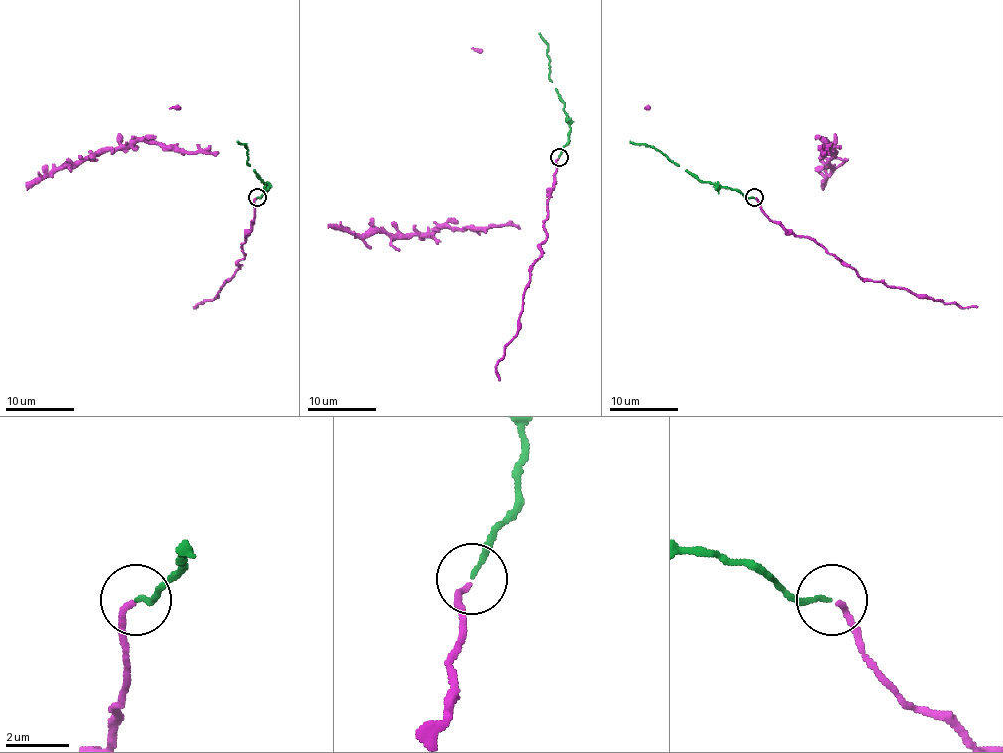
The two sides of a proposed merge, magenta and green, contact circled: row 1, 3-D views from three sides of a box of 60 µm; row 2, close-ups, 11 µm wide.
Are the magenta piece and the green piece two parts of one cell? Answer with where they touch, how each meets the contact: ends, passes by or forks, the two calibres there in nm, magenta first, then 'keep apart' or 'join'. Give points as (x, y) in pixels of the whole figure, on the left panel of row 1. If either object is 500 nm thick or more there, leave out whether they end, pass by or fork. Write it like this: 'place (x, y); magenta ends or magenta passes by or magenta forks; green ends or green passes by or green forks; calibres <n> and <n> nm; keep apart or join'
place (257, 197); magenta ends; green ends; calibres 180 and 140 nm; join

